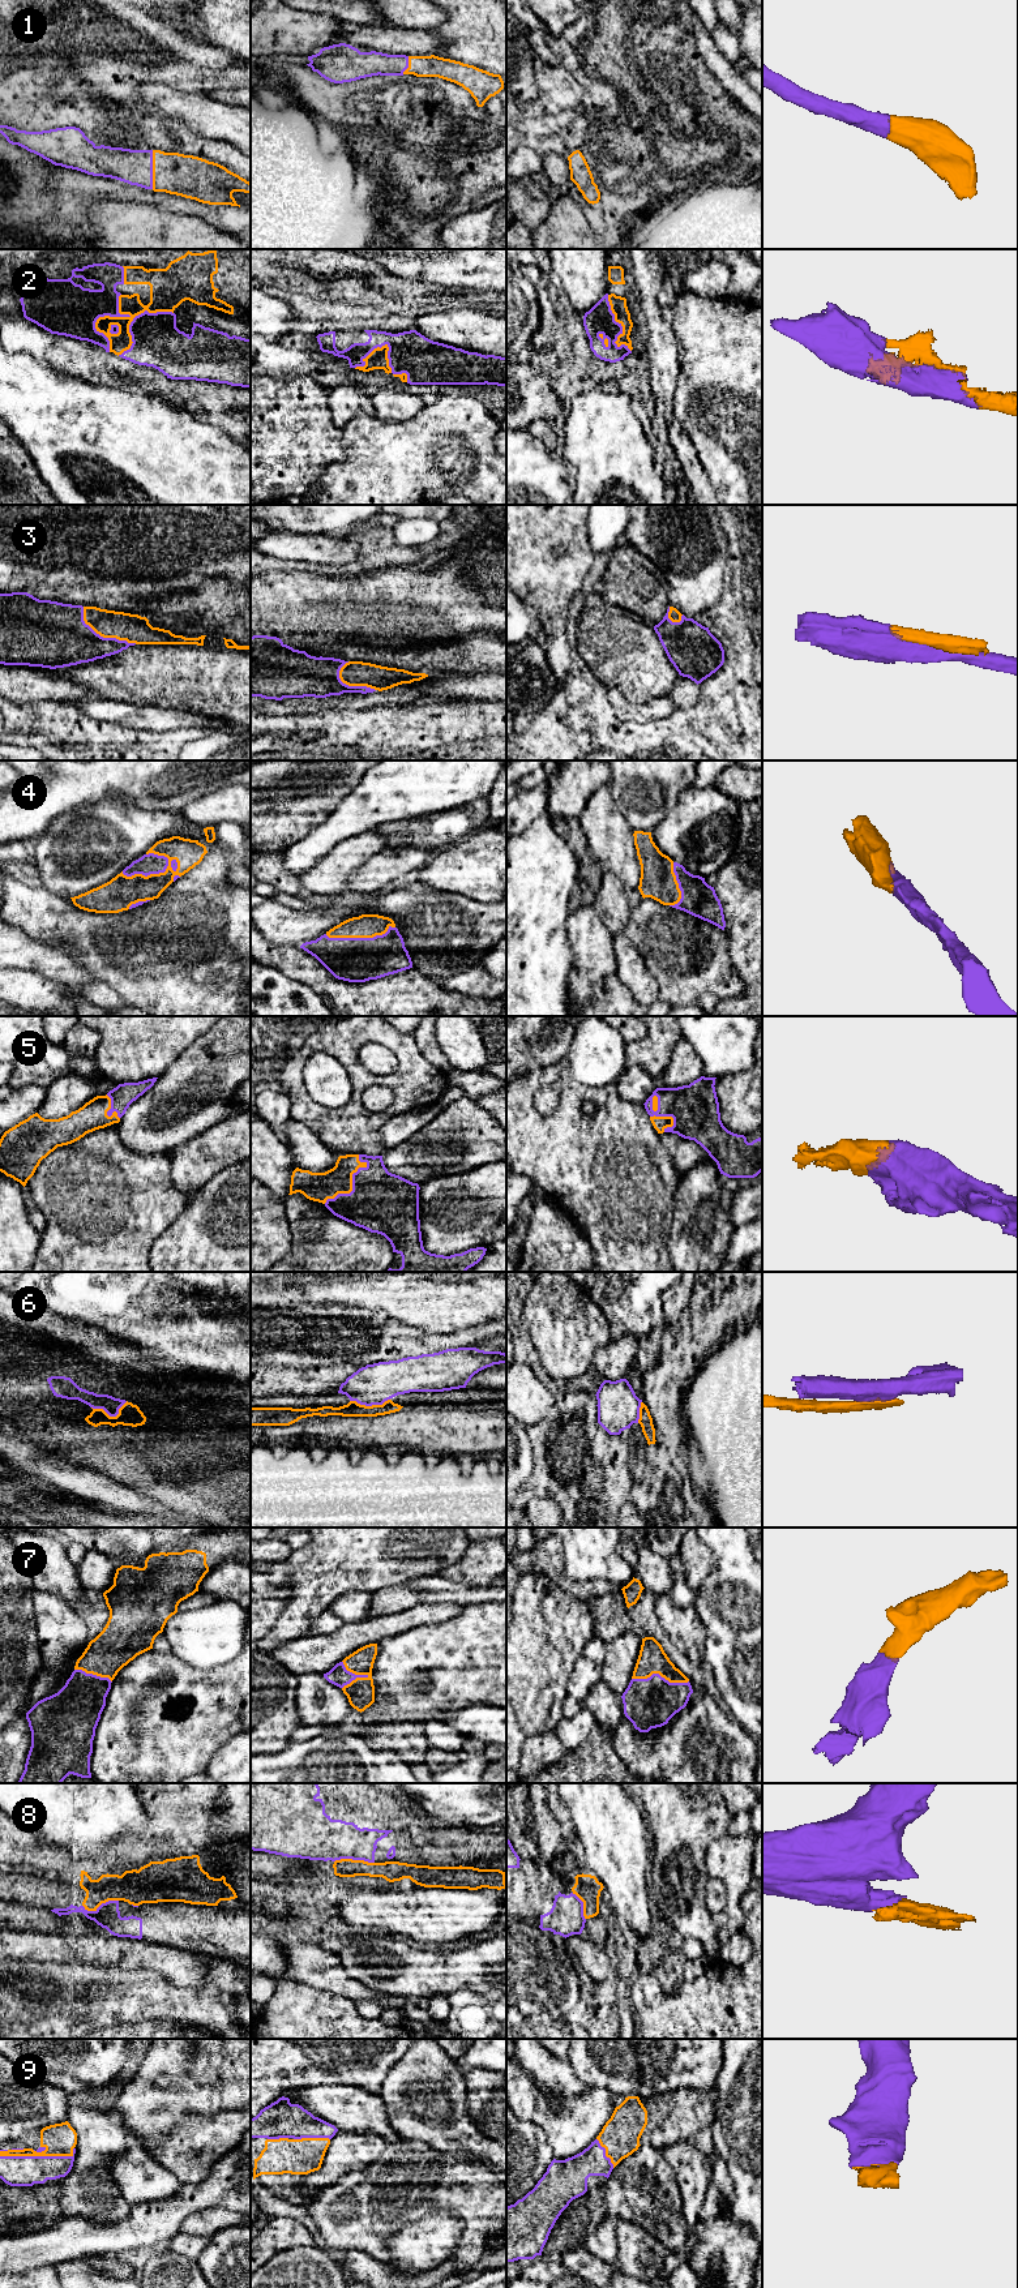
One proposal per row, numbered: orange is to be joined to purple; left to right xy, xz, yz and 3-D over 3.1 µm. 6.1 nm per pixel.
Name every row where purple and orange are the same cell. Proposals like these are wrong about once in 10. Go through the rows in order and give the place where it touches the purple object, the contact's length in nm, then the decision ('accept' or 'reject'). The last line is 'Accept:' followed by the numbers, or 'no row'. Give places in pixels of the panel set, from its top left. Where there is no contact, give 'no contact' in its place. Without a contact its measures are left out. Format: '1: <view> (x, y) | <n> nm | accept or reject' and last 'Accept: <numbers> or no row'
1: xy (152, 170) | 240 nm | accept
2: xy (102, 316) | 360 nm | accept
3: xy (102, 637) | 400 nm | accept
4: xy (150, 873) | 360 nm | accept
5: xz (353, 1183) | 380 nm | accept
6: xz (370, 1405) | 240 nm | reject
7: xz (354, 1674) | 190 nm | accept
8: xz (354, 1859) | 240 nm | reject
9: xy (39, 2156) | 460 nm | accept
Accept: 1, 2, 3, 4, 5, 7, 9

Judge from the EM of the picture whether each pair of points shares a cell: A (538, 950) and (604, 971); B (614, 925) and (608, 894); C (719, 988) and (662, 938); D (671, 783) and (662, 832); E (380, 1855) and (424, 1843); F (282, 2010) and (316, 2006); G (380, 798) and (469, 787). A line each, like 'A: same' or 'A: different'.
A: different
B: same
C: same
D: different
E: same
F: same
G: same

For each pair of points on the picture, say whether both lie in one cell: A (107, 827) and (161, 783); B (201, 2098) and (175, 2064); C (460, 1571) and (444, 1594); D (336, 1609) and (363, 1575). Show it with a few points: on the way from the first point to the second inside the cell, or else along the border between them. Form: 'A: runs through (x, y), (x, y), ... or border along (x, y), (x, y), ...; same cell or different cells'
A: border along (105, 798), (119, 797), (127, 804), (165, 812); different cells
B: runs through (193, 2090), (175, 2072); same cell
C: border along (441, 1575), (470, 1586), (483, 1588); different cells
D: border along (372, 1592), (342, 1593), (326, 1609); different cells

